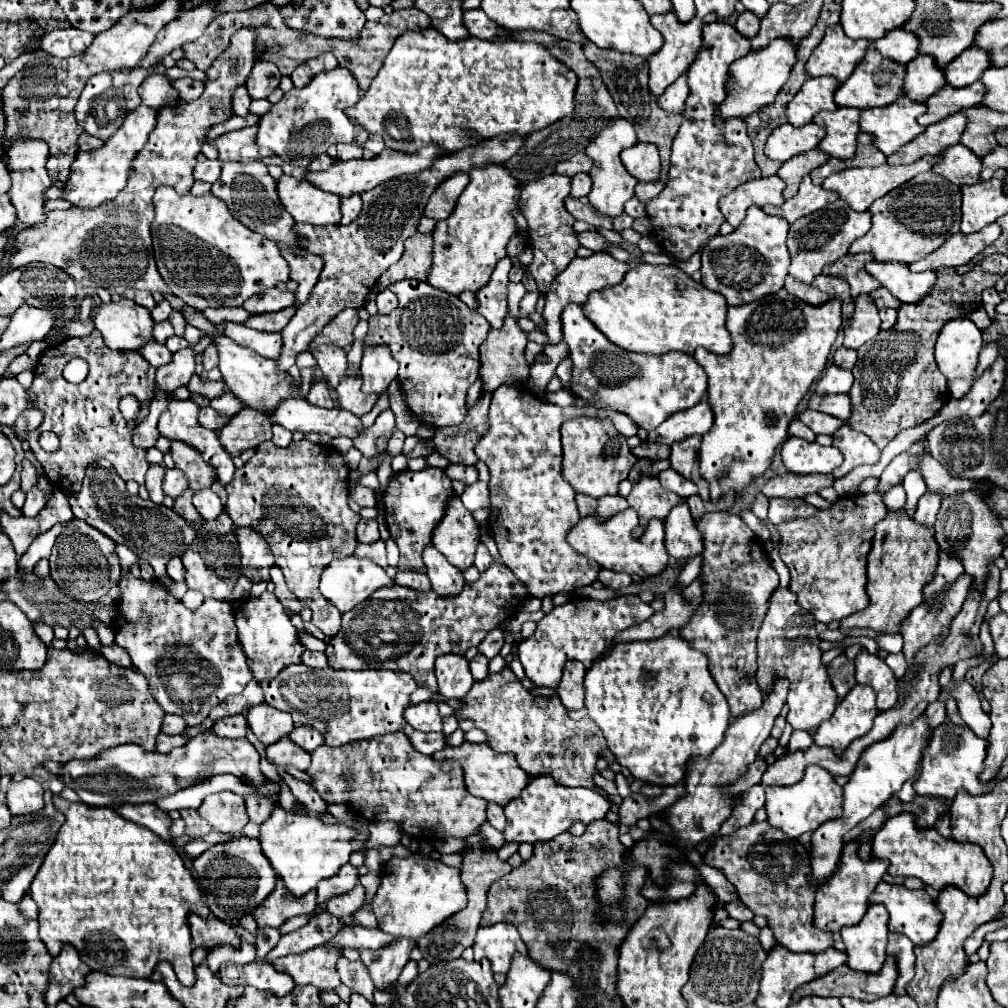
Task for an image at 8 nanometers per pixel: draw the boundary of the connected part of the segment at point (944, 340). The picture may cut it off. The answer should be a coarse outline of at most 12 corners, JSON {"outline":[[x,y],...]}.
{"outline":[[965,316],[949,320],[935,362],[951,382],[973,378],[983,340]]}

